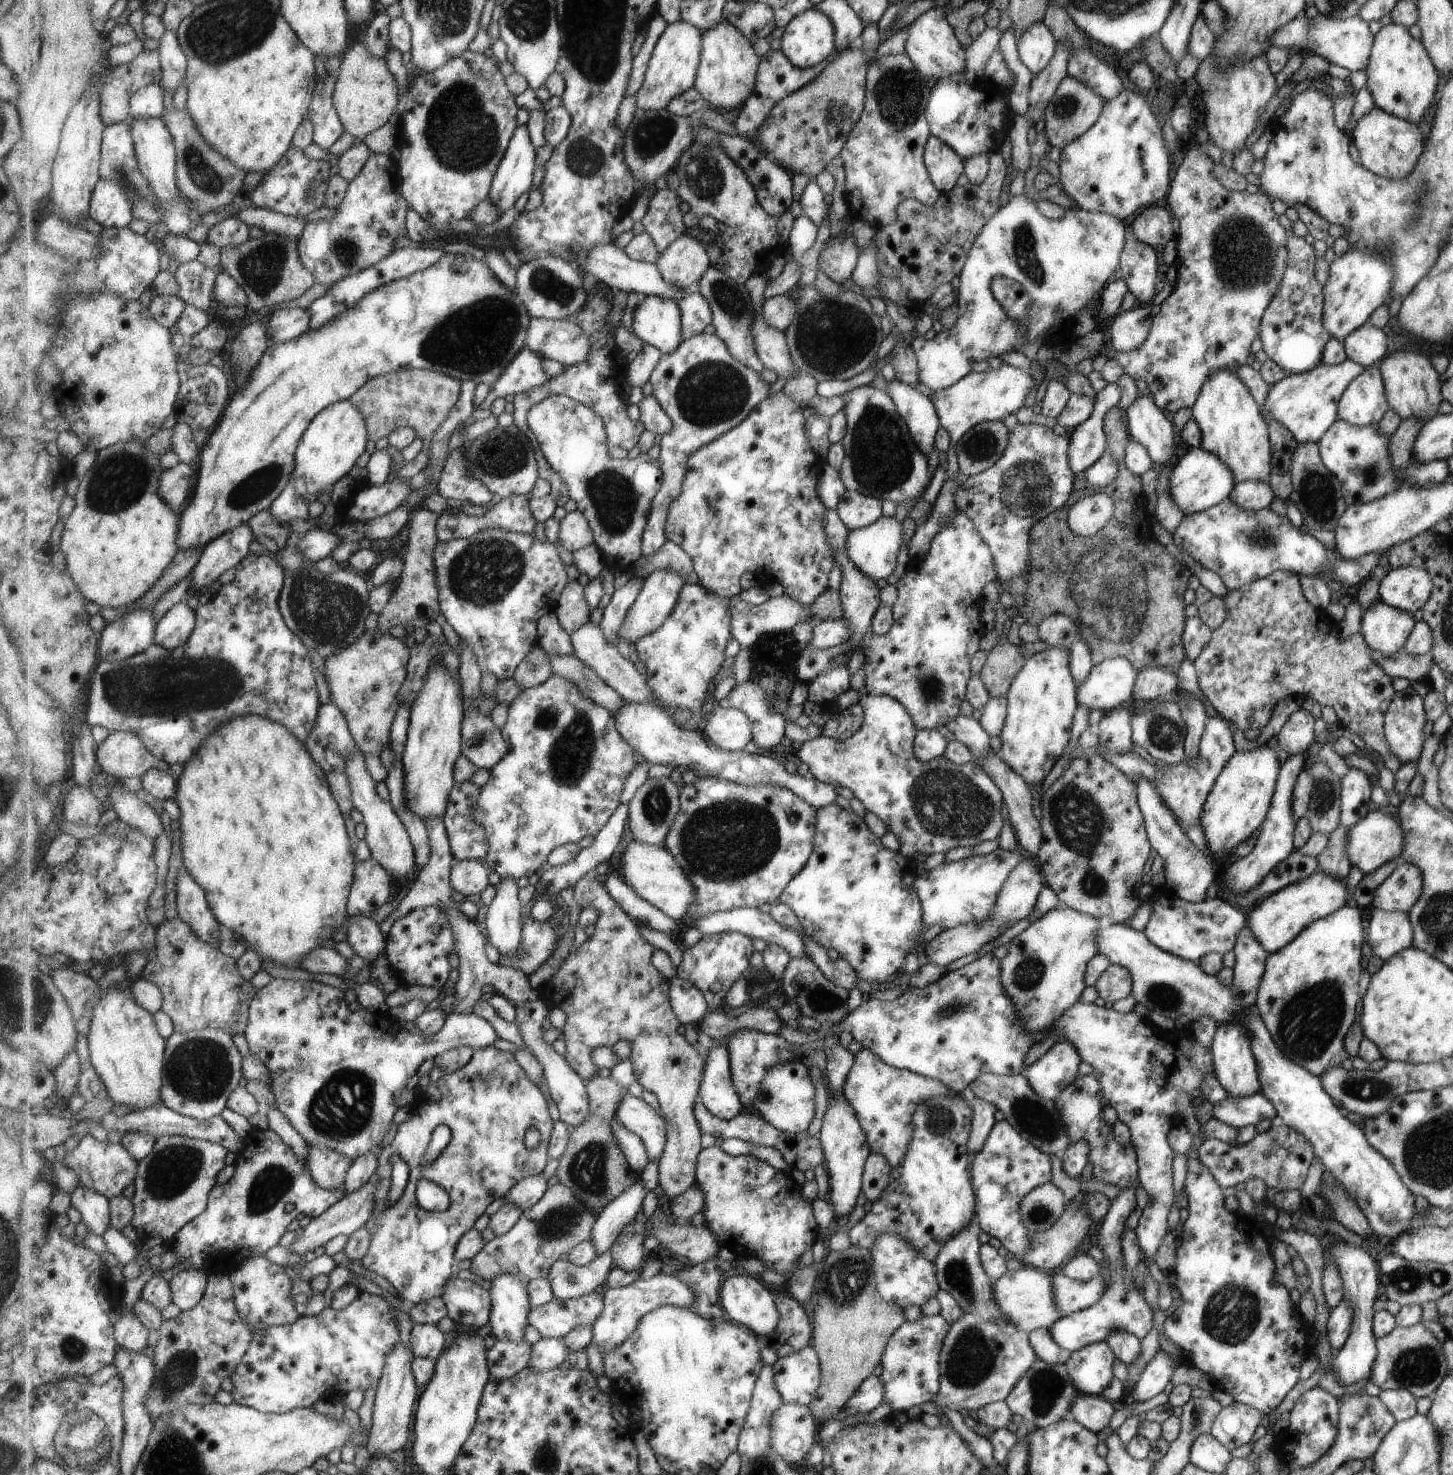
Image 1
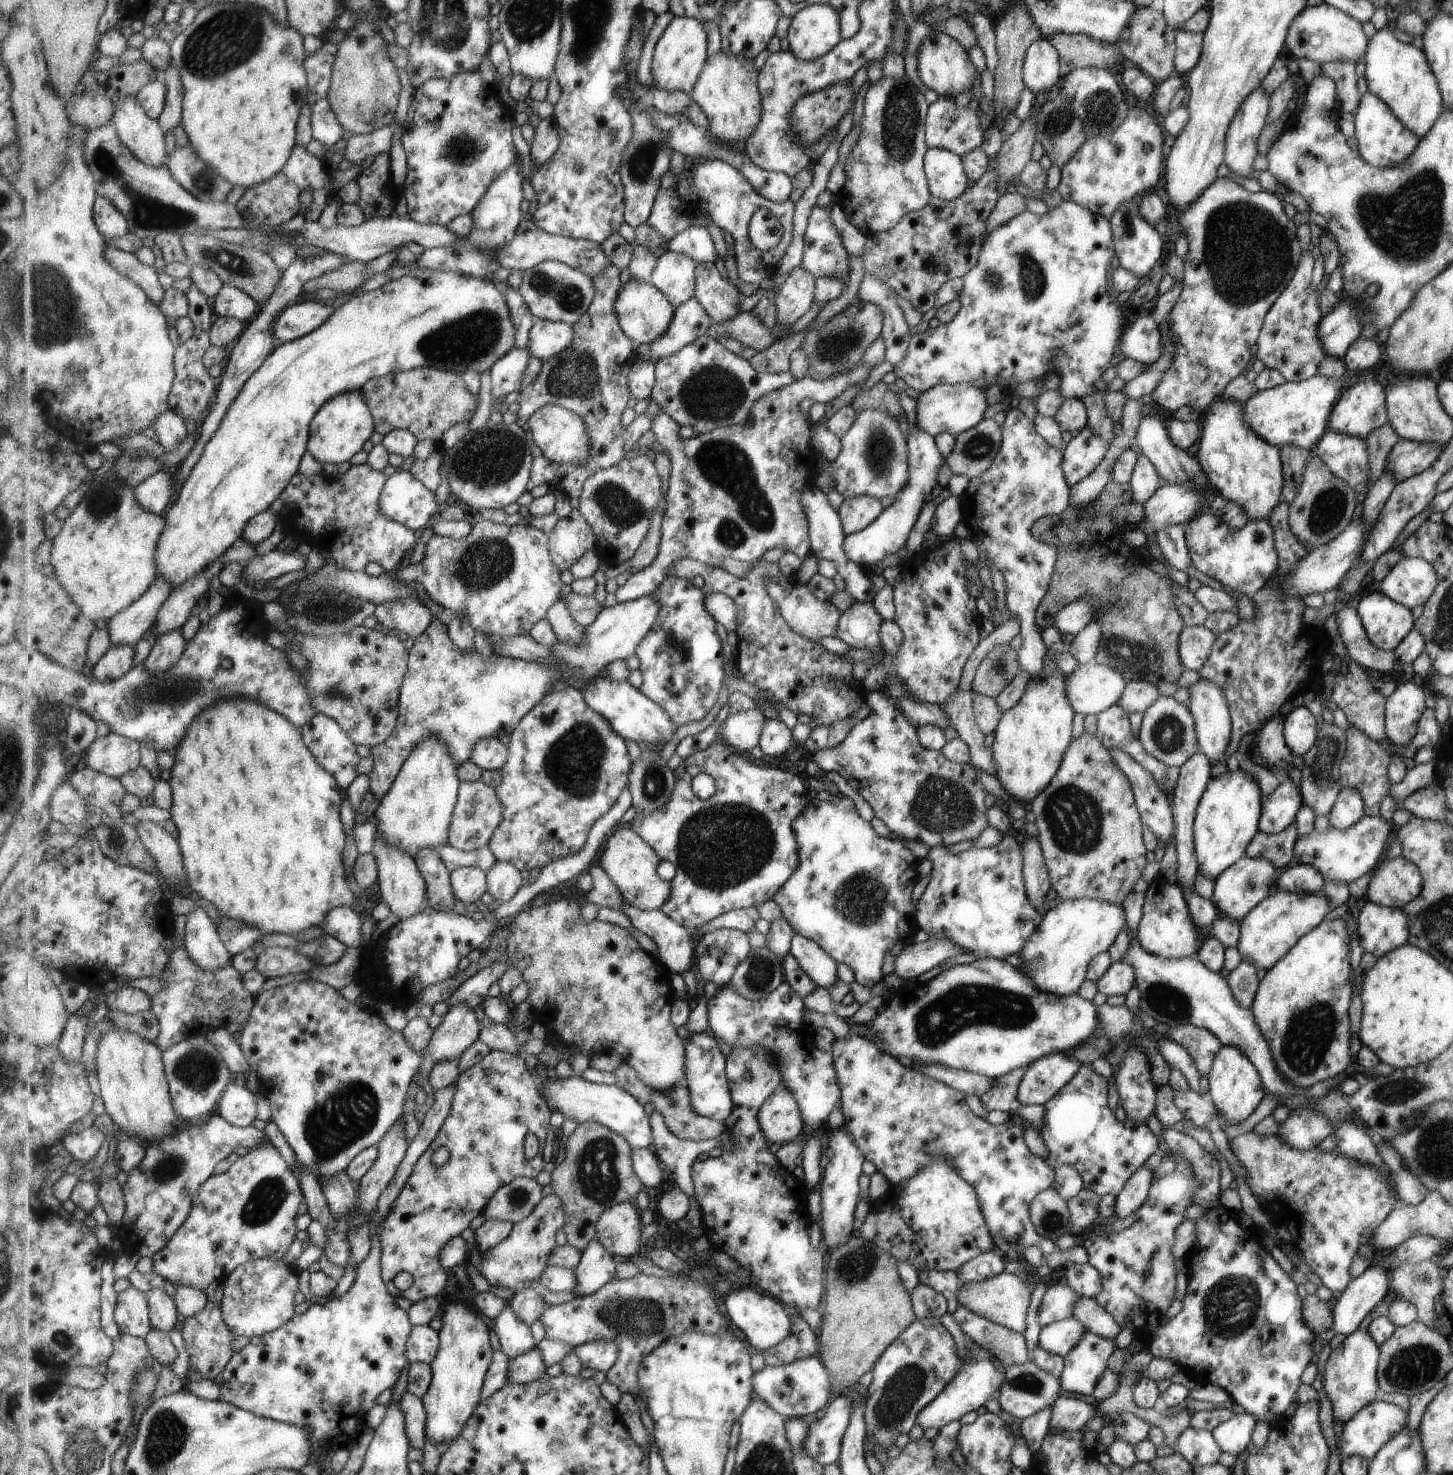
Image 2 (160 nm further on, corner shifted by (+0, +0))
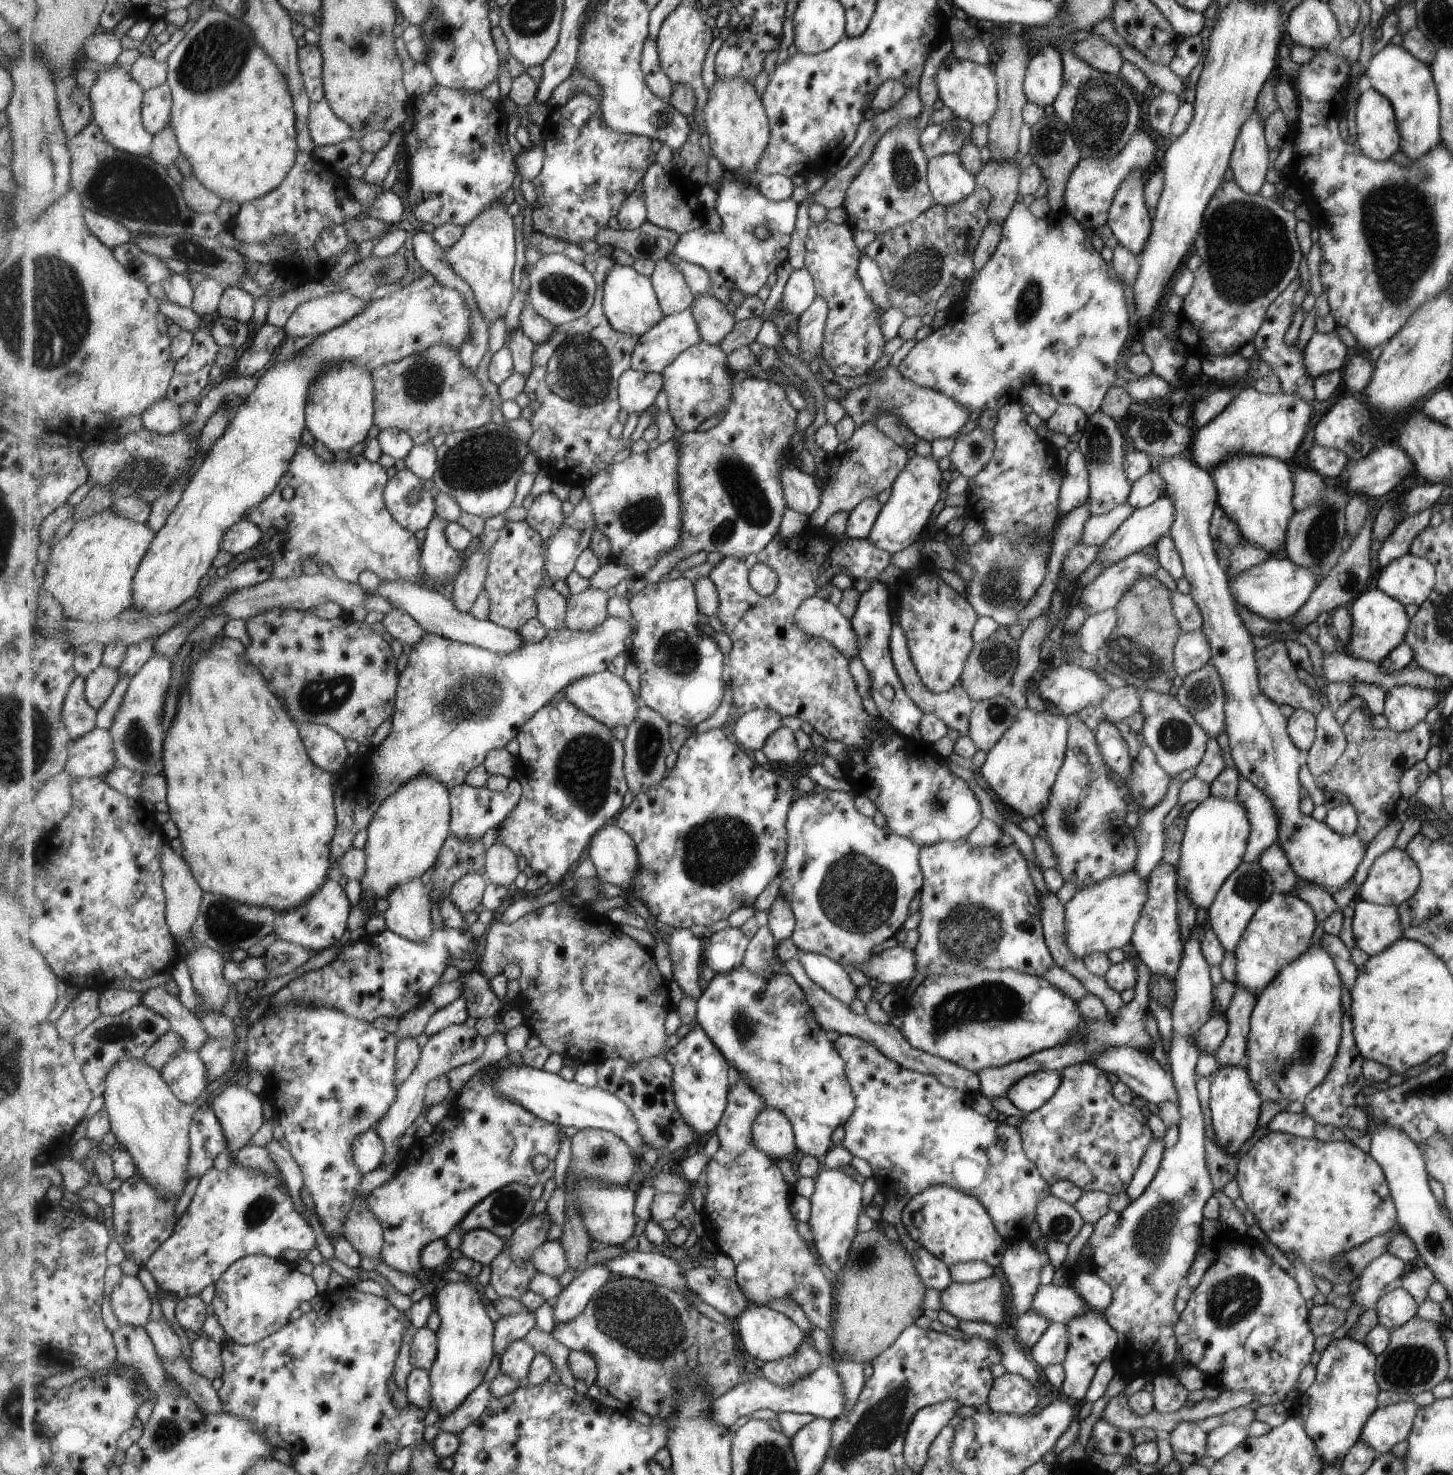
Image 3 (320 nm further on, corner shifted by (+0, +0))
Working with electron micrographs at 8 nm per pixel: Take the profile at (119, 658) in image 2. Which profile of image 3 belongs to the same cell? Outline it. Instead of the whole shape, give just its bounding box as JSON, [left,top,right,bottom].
[86,665,121,710]

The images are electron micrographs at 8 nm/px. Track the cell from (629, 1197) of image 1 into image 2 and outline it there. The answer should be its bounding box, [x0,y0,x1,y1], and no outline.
[574,1238,617,1297]

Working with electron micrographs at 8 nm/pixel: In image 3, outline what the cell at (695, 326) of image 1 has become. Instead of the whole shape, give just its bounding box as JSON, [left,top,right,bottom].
[632,308,702,374]

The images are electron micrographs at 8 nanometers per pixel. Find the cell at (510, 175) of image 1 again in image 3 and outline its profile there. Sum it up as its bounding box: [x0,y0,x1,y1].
[446,198,517,324]

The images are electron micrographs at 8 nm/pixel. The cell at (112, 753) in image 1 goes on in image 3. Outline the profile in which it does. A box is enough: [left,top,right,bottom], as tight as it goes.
[66,727,118,777]

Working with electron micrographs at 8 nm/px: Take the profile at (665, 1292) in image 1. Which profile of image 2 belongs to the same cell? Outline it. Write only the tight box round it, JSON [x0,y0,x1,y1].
[574,1339,620,1372]

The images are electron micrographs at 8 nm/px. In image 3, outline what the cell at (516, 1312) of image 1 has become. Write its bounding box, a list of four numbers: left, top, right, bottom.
[499,1339,535,1381]

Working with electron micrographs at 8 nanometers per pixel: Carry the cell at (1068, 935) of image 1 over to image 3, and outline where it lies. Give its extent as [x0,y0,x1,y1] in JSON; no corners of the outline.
[1064,869,1147,960]

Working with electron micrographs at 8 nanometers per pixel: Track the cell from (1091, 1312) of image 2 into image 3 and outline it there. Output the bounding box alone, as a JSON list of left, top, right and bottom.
[1028,1283,1093,1324]

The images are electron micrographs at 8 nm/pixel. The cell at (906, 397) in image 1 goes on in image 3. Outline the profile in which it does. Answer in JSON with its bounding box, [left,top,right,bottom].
[867,454,941,555]

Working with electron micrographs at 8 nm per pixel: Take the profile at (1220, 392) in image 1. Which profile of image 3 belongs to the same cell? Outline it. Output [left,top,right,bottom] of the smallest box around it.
[1210,455,1294,558]

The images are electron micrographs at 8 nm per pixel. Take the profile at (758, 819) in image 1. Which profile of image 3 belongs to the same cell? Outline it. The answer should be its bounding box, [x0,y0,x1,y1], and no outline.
[616,727,799,929]

